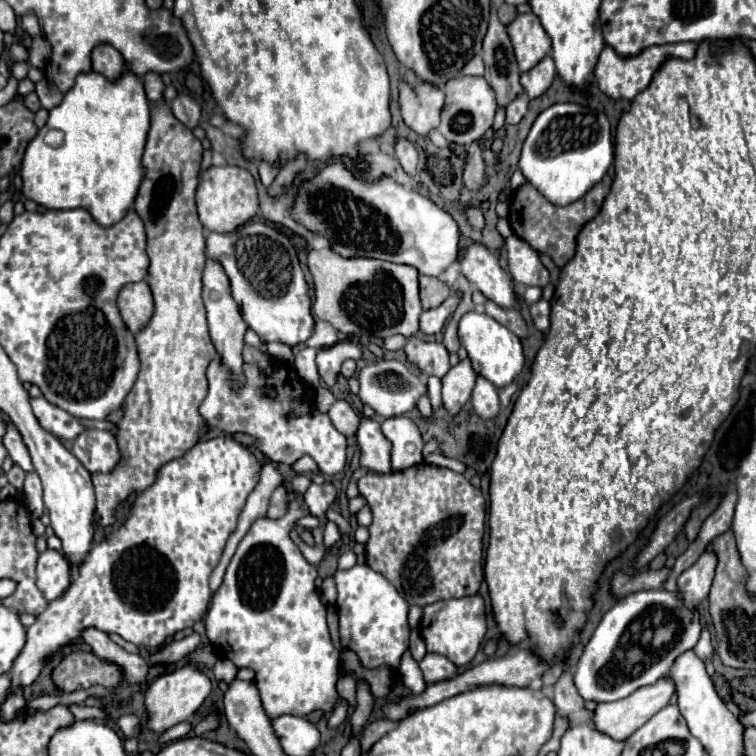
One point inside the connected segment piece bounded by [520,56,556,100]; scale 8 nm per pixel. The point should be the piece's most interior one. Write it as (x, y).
(536, 81)

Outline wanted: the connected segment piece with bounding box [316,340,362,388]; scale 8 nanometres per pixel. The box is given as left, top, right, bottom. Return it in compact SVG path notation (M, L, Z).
M344 340L344 342L336 342L334 346L330 348L322 348L316 356L316 364L318 364L318 374L324 382L326 388L332 388L336 384L336 378L340 374L340 366L344 360L348 358L354 358L354 360L360 360L362 358L362 350L360 346L356 346L354 342L350 340Z

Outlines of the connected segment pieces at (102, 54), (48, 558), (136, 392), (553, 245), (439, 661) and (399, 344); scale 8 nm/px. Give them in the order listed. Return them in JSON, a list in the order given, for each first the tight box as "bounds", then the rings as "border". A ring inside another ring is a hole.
[{"bounds":[92,44,124,80],"border":[[[100,44],[92,50],[92,70],[104,74],[106,78],[114,80],[124,72],[124,58],[122,54],[110,46],[110,44]]]},{"bounds":[38,550,70,600],"border":[[[46,550],[38,558],[38,588],[46,600],[60,598],[70,586],[70,568],[58,550]]]},{"bounds":[94,72,216,524],"border":[[[158,72],[144,76],[146,96],[152,104],[152,126],[148,132],[144,168],[146,178],[136,196],[134,210],[142,218],[148,236],[150,268],[146,282],[154,294],[154,316],[136,336],[140,354],[140,374],[126,398],[126,414],[118,422],[118,446],[122,462],[110,474],[94,474],[96,516],[100,524],[114,522],[116,506],[132,492],[140,492],[156,480],[156,472],[166,462],[188,452],[208,428],[200,420],[198,406],[208,394],[206,368],[216,350],[208,336],[206,310],[202,304],[202,270],[206,264],[206,244],[202,224],[196,214],[194,192],[200,176],[202,142],[174,118],[164,100],[164,82]]]},{"bounds":[508,176,612,268],"border":[[[604,176],[604,180],[600,180],[600,184],[590,188],[580,200],[576,200],[568,206],[554,206],[548,200],[544,200],[544,196],[540,196],[540,192],[536,192],[536,188],[532,188],[532,184],[526,182],[512,196],[510,214],[508,214],[510,226],[518,238],[524,238],[530,244],[532,250],[536,250],[538,254],[548,254],[554,260],[554,264],[558,268],[562,268],[574,256],[576,236],[578,236],[580,228],[598,214],[606,194],[610,192],[610,184],[612,184],[612,178]]]},{"bounds":[420,654,458,684],"border":[[[426,654],[424,660],[420,662],[420,668],[422,668],[426,684],[450,680],[452,676],[456,676],[456,670],[458,670],[448,658],[444,658],[440,654]]]},{"bounds":[384,336,406,352],"border":[[[390,336],[390,338],[384,338],[384,350],[390,350],[390,352],[396,352],[396,350],[402,350],[406,346],[406,336]]]}]

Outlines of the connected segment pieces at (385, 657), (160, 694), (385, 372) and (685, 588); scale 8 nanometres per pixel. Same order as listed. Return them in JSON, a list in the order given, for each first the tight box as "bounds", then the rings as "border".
[{"bounds":[334,564,410,678],"border":[[[356,564],[350,570],[338,570],[334,578],[338,586],[336,608],[338,608],[338,634],[342,648],[356,652],[364,668],[372,670],[386,664],[390,666],[392,676],[398,678],[400,660],[408,648],[410,604],[382,574],[368,568],[368,564]]]},{"bounds":[146,664,212,732],"border":[[[184,664],[174,672],[154,678],[146,692],[146,710],[148,710],[148,728],[154,732],[164,732],[170,726],[188,720],[202,706],[212,690],[210,678],[194,664]]]},{"bounds":[358,360,428,418],"border":[[[378,360],[376,364],[362,368],[358,374],[358,380],[360,380],[360,394],[358,394],[360,400],[370,408],[374,408],[374,412],[384,418],[400,416],[414,410],[420,396],[428,394],[424,380],[418,378],[408,366],[404,366],[398,360]]]},{"bounds":[678,552,716,610],"border":[[[704,552],[694,566],[684,570],[678,578],[678,596],[684,606],[696,610],[696,606],[708,596],[712,578],[716,570],[716,556],[712,552]]]}]

